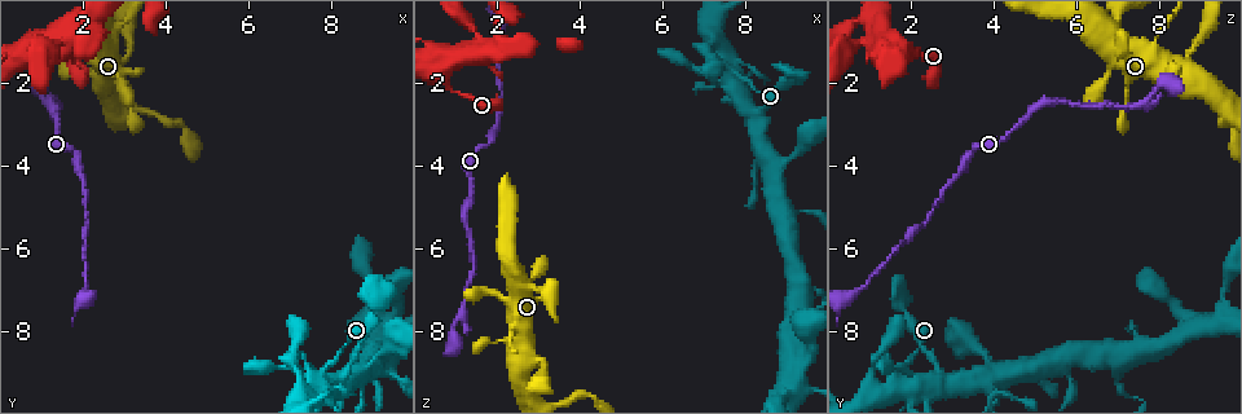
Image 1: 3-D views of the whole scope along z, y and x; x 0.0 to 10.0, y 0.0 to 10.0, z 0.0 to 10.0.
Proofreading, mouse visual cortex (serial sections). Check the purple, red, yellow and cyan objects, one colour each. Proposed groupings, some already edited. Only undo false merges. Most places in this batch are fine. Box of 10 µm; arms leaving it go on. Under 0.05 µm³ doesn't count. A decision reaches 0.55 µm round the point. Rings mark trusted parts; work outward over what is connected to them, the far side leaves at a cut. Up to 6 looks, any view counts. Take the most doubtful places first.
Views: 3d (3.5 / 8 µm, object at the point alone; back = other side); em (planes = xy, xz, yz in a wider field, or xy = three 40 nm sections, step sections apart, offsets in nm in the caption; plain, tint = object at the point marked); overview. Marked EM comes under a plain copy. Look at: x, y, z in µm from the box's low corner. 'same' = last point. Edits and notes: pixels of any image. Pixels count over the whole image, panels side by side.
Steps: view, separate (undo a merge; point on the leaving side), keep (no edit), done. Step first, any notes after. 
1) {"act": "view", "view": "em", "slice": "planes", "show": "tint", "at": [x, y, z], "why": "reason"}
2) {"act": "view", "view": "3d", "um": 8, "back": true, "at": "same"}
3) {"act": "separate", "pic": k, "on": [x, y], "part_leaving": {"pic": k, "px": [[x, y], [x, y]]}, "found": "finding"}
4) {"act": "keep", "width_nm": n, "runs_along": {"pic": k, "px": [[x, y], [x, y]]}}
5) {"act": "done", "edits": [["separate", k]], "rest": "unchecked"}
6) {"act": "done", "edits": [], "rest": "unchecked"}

{"act": "view", "view": "3d", "um": 3.5, "at": [0.95, 2.10, 7.90], "why": "a narrow waist"}

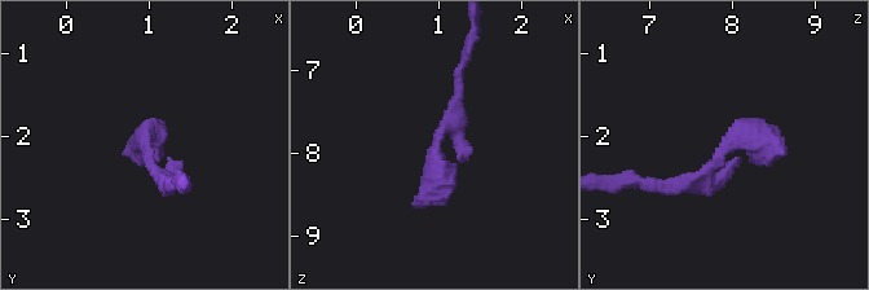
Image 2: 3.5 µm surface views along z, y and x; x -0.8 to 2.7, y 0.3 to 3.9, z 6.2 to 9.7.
{"act": "view", "view": "em", "slice": "planes", "show": "tint", "at": [0.95, 2.10, 7.90]}

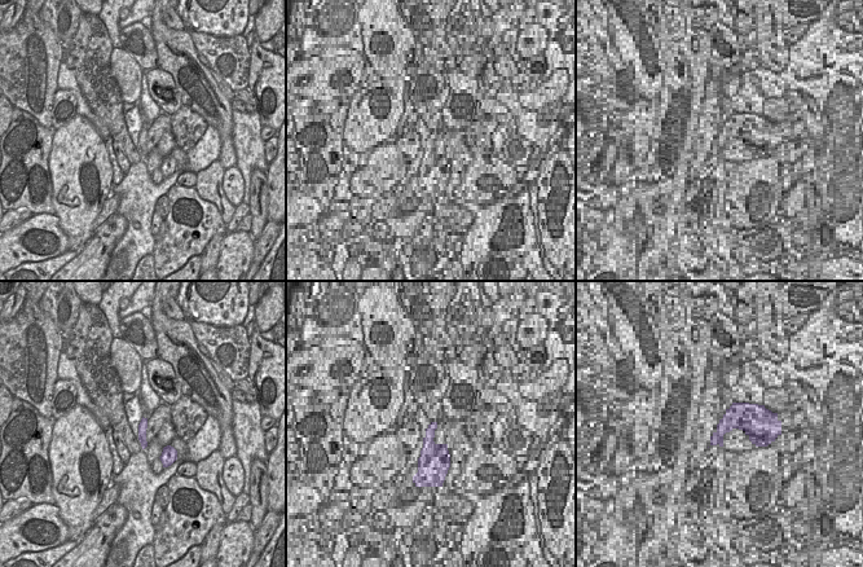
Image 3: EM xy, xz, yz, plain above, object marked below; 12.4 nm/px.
{"act": "keep", "width_nm": 120, "runs_along": {"pic": 3, "px": [[144, 421], [144, 445]]}, "found": "one cell here"}

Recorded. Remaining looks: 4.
{"act": "view", "view": "3d", "um": 8, "at": [2.35, 0.85, 7.95]}

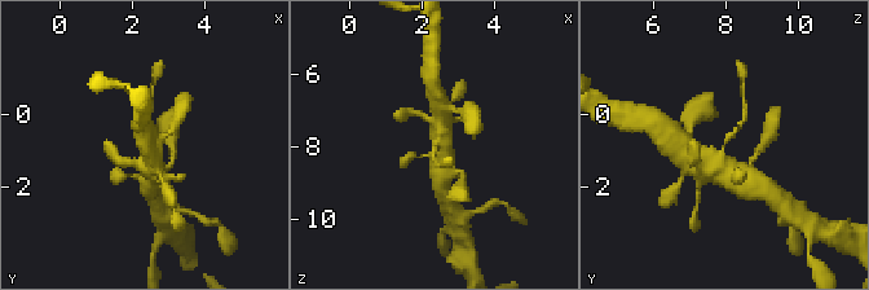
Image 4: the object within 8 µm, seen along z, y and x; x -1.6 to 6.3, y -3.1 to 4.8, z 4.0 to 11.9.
{"act": "view", "view": "em", "slice": "xy", "step": 2, "show": "tint", "at": "same", "arm_widths_nm": [150, 500]}

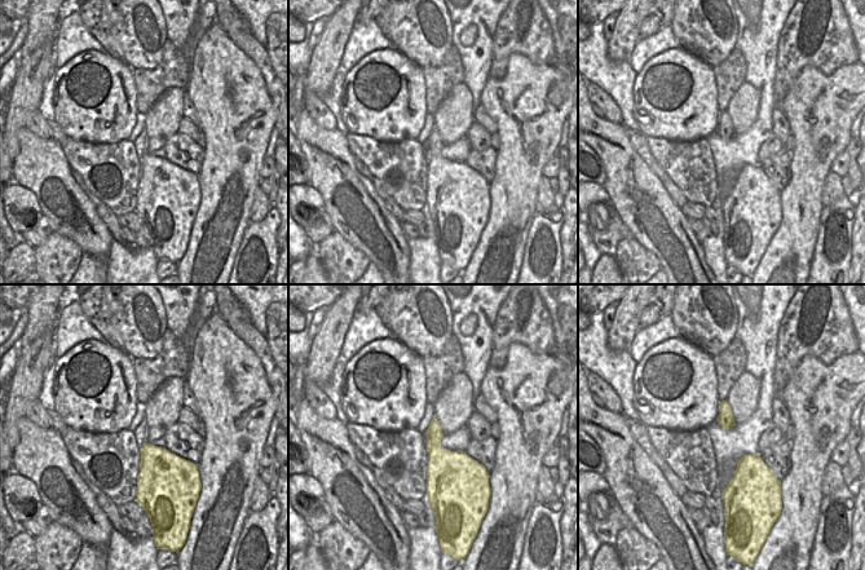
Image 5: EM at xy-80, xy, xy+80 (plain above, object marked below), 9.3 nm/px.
{"act": "keep", "runs_along": {"pic": 4, "px": [[153, 168], [145, 152], [150, 114]]}, "found": "continuous, no second cell"}

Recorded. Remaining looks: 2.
{"act": "view", "view": "3d", "um": 3.5, "back": true, "at": [7.40, 9.05, 2.00], "why": "four arms meet"}

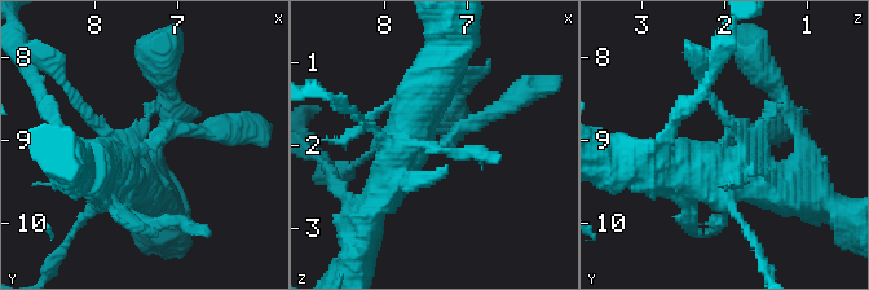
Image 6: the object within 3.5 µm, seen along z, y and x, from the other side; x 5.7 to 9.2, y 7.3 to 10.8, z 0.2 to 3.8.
{"act": "view", "view": "em", "slice": "planes", "show": "tint", "at": [7.40, 9.10, 2.05], "why": "need the tissue"}

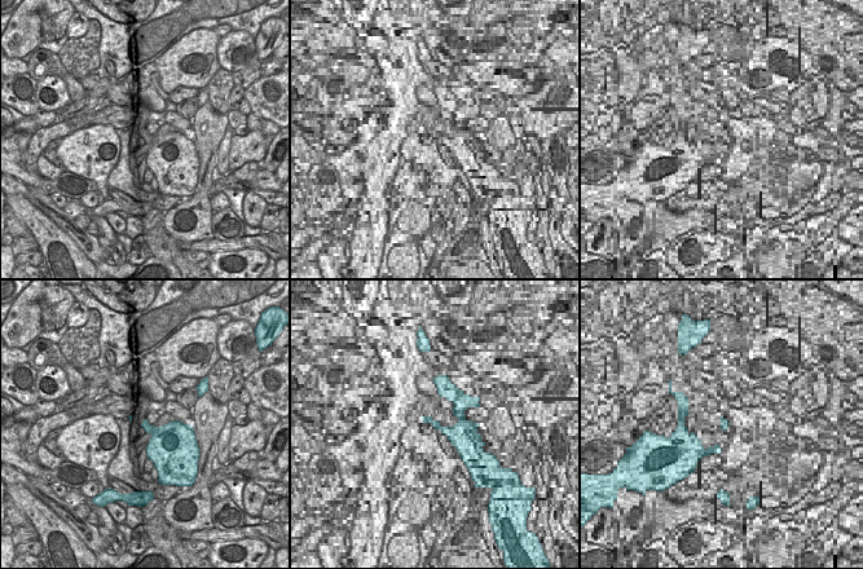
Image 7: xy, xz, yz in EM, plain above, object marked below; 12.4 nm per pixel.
{"act": "keep", "runs_along": {"pic": 6, "px": [[382, 196], [401, 156], [504, 106]]}, "found": "all the same cell"}

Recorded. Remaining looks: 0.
{"act": "done", "edits": [], "rest": "unchecked"}

